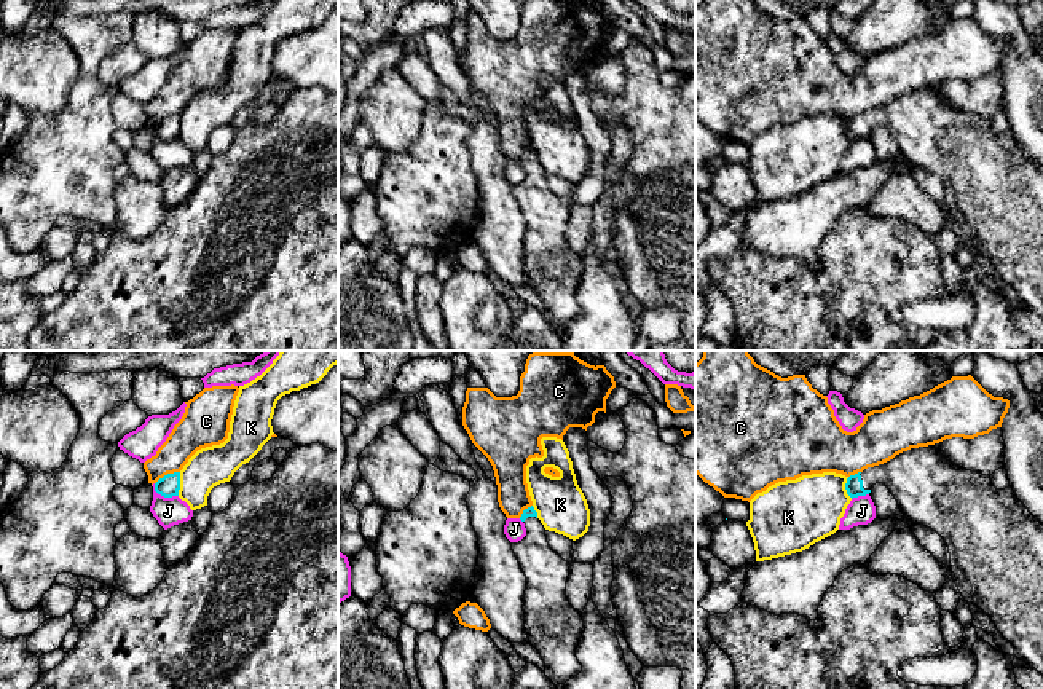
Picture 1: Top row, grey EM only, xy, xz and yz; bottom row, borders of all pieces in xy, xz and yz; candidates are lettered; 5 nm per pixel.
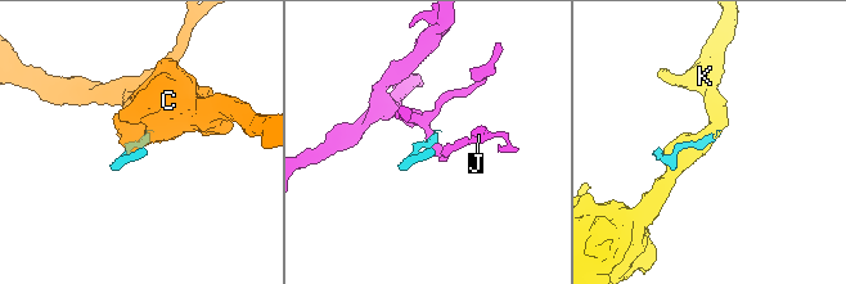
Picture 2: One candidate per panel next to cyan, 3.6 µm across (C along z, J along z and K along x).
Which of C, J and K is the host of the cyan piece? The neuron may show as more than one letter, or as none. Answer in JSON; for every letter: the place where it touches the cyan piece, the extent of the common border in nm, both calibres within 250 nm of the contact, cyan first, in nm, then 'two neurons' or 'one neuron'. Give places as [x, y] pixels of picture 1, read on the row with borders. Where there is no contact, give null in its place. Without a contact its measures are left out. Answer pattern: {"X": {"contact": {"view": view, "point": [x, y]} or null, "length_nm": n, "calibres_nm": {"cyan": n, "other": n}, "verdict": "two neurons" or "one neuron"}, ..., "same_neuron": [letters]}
{"C": {"contact": {"view": "xy", "point": [168, 474]}, "length_nm": 140, "calibres_nm": {"cyan": 110, "other": 180}, "verdict": "two neurons"}, "J": {"contact": {"view": "xy", "point": [163, 495]}, "length_nm": 140, "calibres_nm": {"cyan": 110, "other": 140}, "verdict": "two neurons"}, "K": {"contact": {"view": "xy", "point": [179, 484]}, "length_nm": 120, "calibres_nm": {"cyan": 110, "other": 200}, "verdict": "two neurons"}, "same_neuron": []}

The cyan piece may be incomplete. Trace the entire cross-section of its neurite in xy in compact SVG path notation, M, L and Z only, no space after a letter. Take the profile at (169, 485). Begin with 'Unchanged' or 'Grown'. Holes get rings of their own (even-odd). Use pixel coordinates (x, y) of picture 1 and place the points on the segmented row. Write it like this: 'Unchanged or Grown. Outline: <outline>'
Unchanged. Outline: M180 472L167 474L155 483L155 491L164 498L179 496Z

